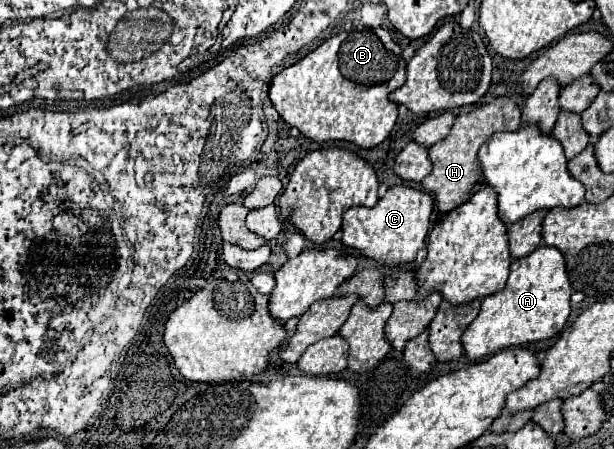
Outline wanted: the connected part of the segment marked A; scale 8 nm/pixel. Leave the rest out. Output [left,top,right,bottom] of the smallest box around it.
[462,243,572,361]

